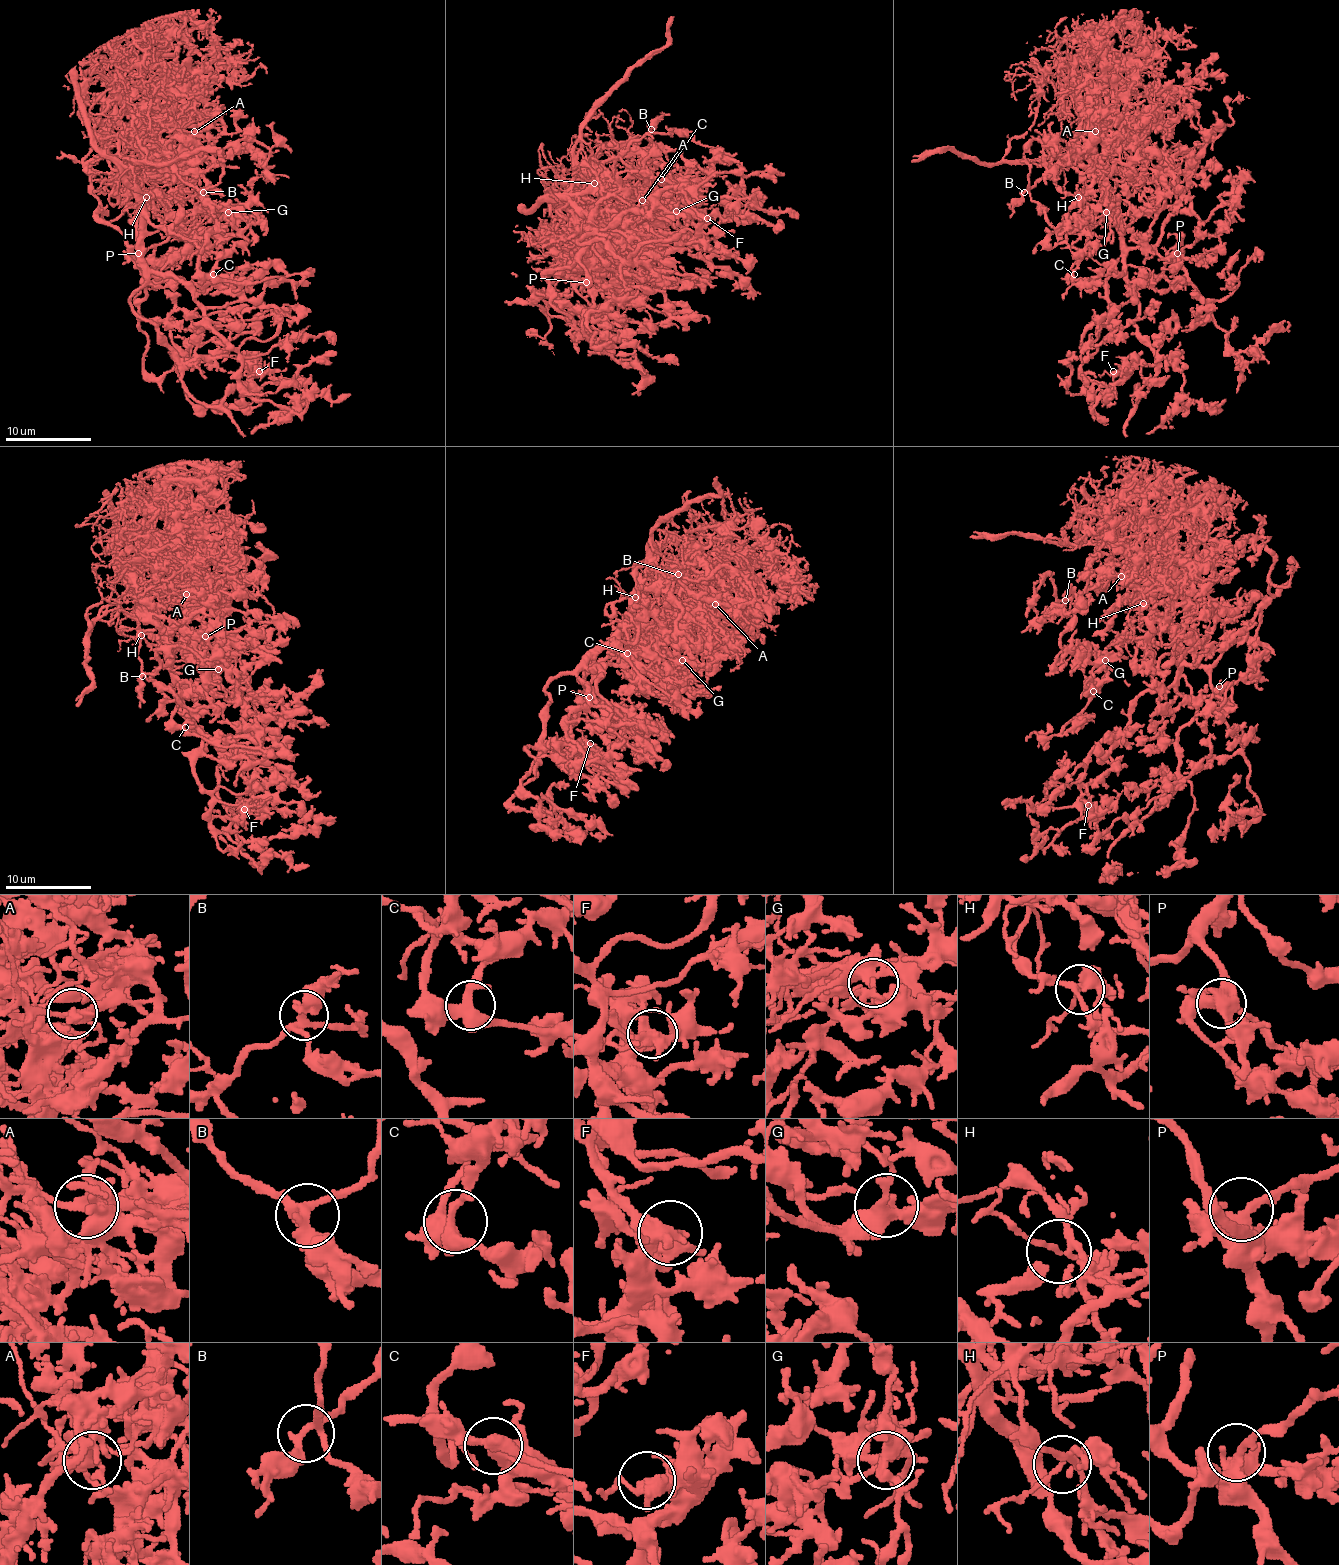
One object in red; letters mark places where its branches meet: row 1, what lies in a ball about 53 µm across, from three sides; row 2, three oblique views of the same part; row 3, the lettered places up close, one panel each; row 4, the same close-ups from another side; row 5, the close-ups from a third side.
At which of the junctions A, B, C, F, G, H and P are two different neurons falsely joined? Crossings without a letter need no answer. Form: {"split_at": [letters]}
{"split_at": ["A"]}

